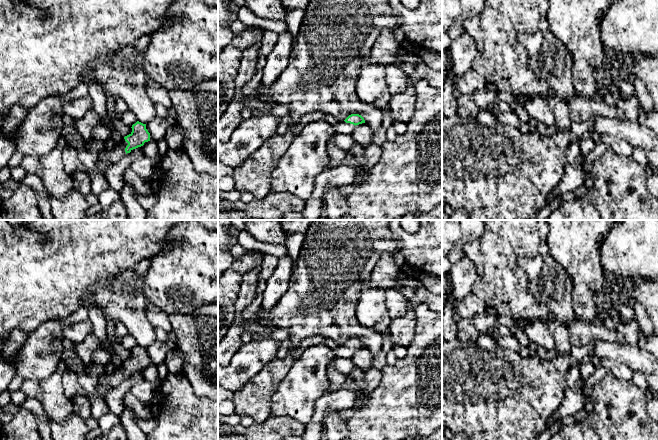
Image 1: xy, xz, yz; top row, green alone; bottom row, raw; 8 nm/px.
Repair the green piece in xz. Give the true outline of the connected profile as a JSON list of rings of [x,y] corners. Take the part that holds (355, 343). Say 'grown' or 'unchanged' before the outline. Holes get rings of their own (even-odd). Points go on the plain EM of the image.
grown; [[[351,338],[344,345],[337,346],[333,350],[334,358],[351,359],[356,349],[365,347],[364,342],[359,338]]]

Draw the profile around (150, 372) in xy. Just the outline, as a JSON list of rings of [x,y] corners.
[[[154,364],[145,366],[143,369],[143,376],[146,380],[152,381],[154,384],[157,385],[159,383],[158,367]]]

